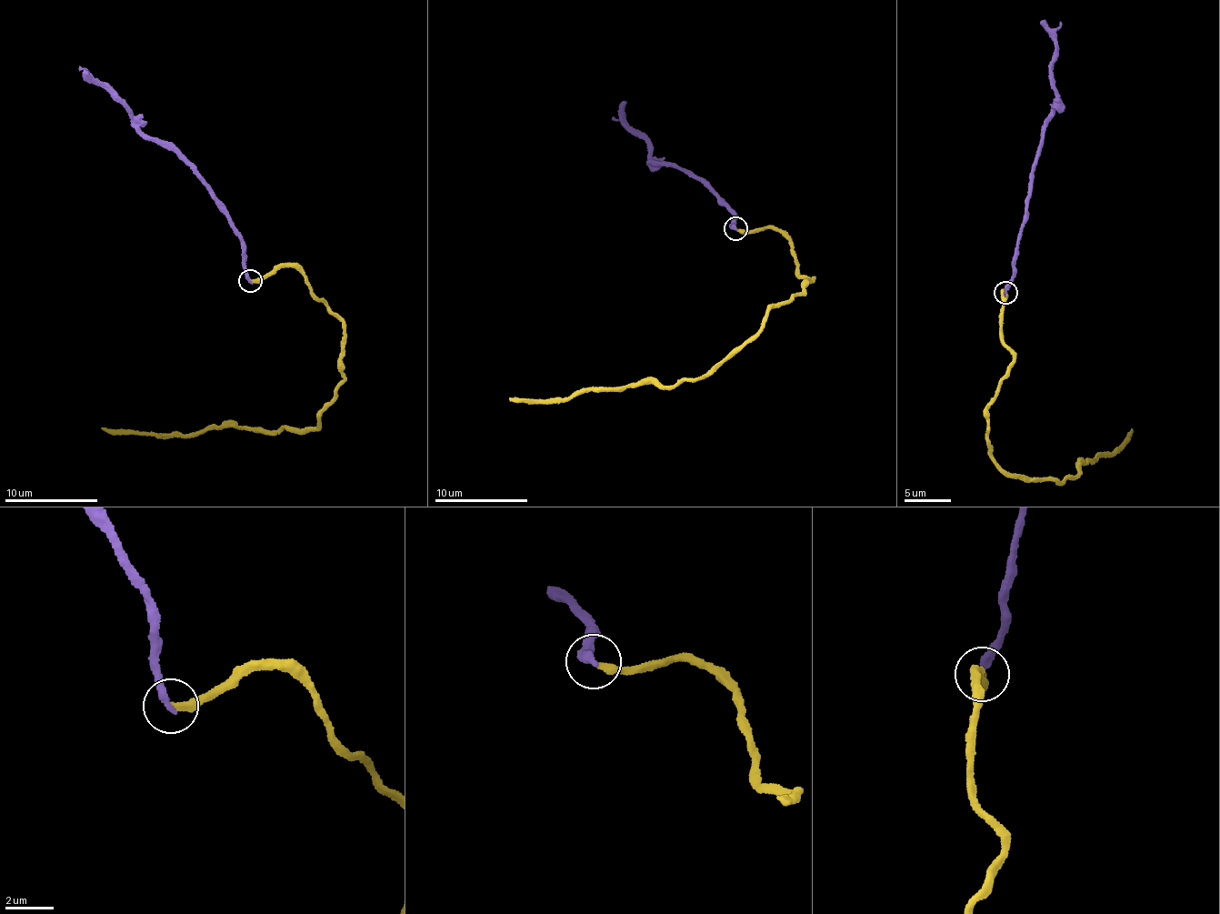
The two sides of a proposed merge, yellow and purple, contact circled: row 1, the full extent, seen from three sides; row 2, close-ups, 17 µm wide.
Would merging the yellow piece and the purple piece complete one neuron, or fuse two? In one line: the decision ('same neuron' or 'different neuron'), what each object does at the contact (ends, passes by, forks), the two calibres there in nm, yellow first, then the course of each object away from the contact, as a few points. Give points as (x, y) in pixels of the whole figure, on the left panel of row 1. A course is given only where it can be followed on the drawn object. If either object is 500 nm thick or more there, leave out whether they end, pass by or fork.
same neuron; yellow ends; purple ends; calibres 280 and 320 nm; course yellow (251, 281), (293, 267), (343, 325), (344, 383), (321, 426), (272, 431), (224, 423), (190, 436), (103, 429); course purple (251, 281), (244, 266), (244, 240), (224, 205), (175, 152), (146, 138), (131, 109), (84, 71)

